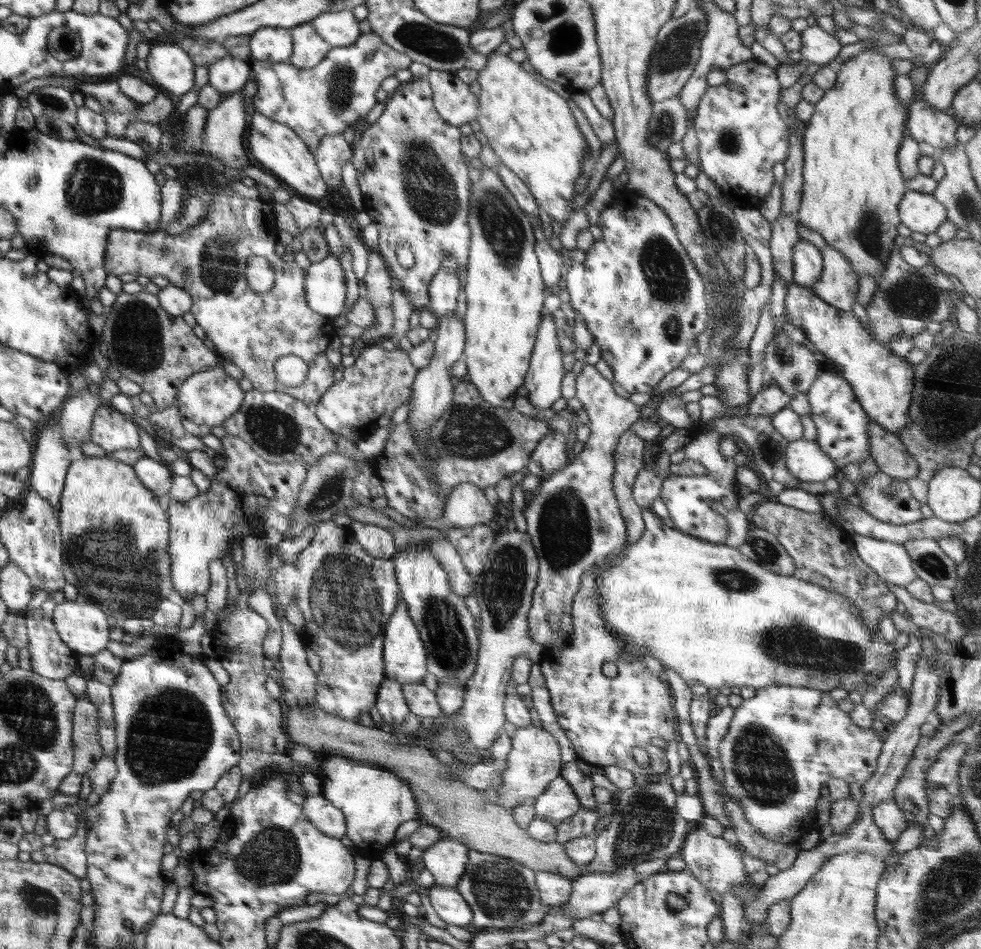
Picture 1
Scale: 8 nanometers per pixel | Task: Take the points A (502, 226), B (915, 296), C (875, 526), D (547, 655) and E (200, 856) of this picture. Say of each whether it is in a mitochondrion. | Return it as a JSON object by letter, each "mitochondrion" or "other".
{"A":"mitochondrion","B":"mitochondrion","C":"other","D":"other","E":"other"}

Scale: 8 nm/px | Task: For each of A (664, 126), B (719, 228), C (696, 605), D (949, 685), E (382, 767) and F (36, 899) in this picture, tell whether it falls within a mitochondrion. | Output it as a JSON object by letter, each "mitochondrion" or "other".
{"A":"mitochondrion","B":"mitochondrion","C":"other","D":"other","E":"other","F":"mitochondrion"}

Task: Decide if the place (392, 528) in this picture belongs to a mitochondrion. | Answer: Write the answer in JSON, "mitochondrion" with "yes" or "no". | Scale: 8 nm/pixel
{"mitochondrion":"no"}

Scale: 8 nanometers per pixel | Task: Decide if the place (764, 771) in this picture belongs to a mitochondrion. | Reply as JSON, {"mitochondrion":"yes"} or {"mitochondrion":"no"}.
{"mitochondrion":"yes"}

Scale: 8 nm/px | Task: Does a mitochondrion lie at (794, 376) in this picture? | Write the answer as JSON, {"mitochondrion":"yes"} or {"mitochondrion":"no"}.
{"mitochondrion":"yes"}

